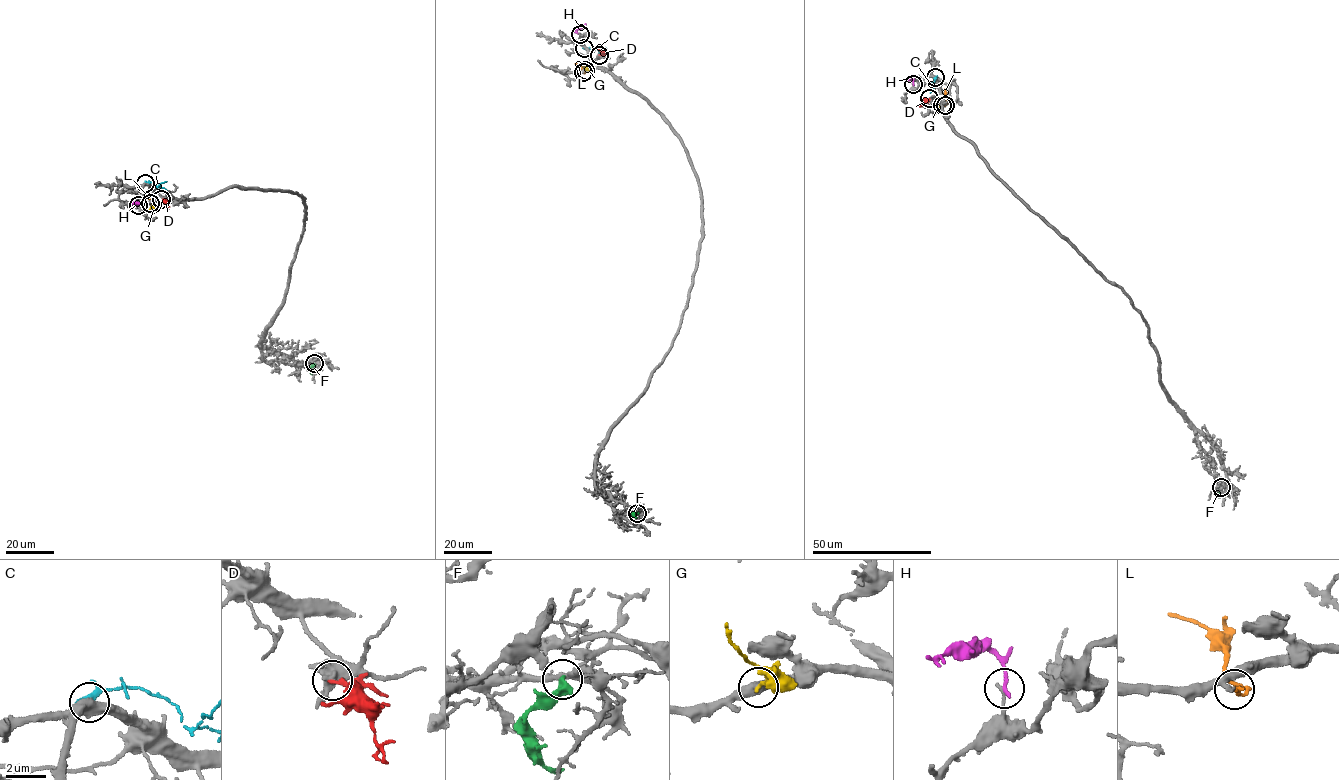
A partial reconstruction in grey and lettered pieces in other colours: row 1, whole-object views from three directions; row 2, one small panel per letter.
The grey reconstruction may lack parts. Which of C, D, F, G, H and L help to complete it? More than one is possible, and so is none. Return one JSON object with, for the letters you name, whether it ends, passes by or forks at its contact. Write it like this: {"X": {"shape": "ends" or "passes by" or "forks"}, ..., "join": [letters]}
{"G": {"shape": "ends"}, "join": ["G"]}

